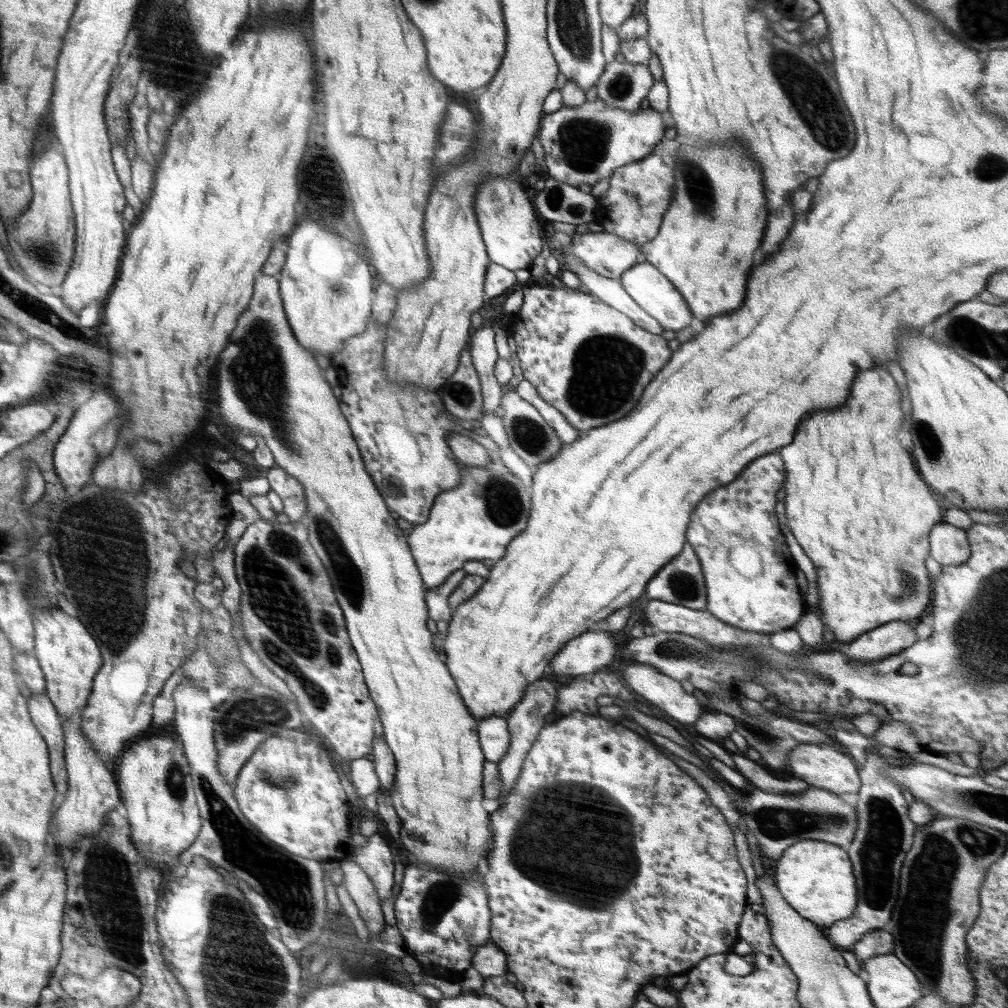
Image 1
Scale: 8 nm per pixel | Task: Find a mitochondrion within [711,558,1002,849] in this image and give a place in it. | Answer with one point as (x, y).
(777, 823)

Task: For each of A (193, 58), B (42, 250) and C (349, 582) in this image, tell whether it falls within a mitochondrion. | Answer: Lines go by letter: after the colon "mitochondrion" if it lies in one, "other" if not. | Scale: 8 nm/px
A: mitochondrion
B: mitochondrion
C: mitochondrion

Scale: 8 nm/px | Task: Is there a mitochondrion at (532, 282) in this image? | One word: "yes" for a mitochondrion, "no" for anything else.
no

